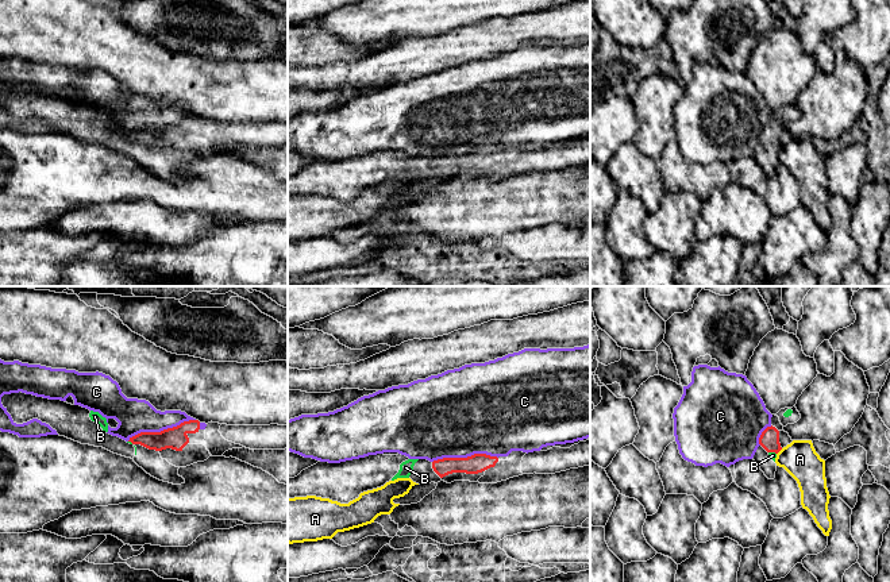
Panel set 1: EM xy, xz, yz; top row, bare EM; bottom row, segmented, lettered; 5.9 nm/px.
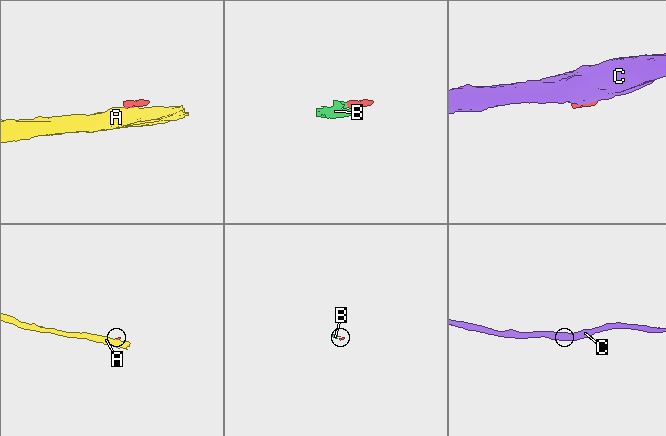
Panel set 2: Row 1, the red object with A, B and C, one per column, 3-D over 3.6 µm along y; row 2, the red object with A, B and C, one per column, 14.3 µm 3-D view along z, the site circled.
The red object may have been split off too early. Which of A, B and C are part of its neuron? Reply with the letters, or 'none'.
B

